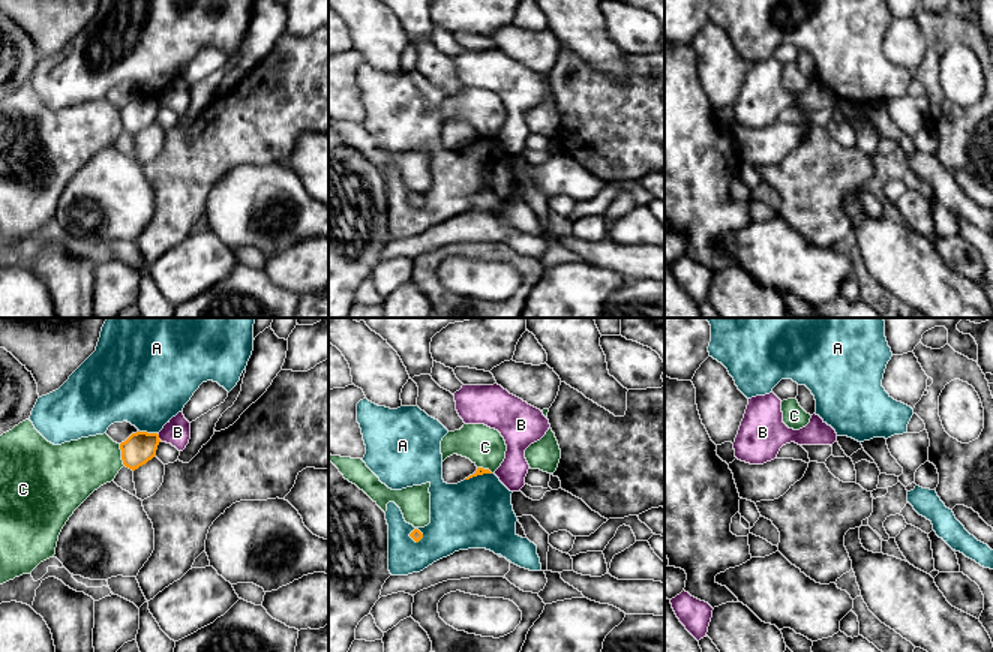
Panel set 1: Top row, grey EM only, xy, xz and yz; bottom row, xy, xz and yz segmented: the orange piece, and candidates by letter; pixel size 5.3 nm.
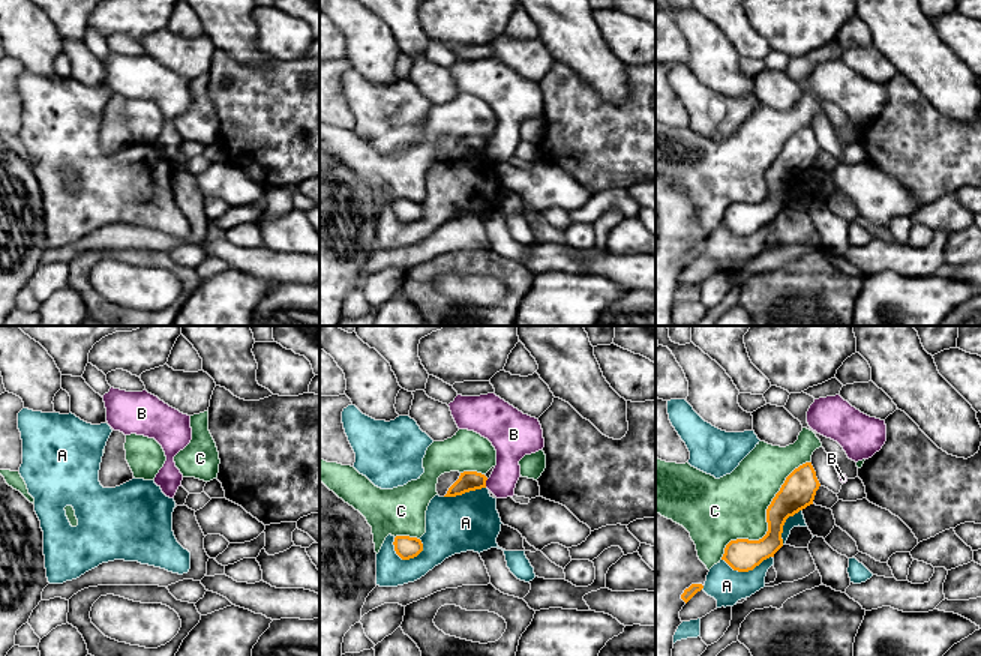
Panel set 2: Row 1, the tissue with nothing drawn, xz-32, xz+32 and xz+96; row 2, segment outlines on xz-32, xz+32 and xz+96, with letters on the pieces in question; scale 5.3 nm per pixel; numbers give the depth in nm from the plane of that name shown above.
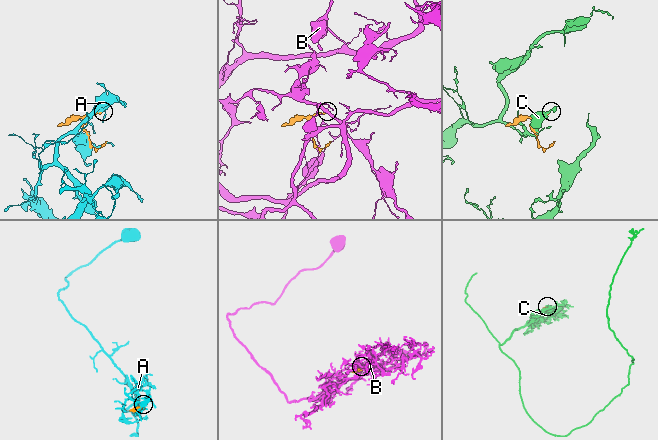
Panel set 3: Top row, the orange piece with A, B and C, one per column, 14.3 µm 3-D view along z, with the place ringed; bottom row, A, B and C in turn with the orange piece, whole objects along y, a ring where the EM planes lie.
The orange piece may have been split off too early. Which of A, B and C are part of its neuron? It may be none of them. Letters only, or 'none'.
none

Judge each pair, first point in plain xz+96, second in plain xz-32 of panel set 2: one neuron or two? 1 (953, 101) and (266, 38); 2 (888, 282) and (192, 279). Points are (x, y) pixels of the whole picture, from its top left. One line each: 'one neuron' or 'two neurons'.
1: two neurons
2: two neurons

